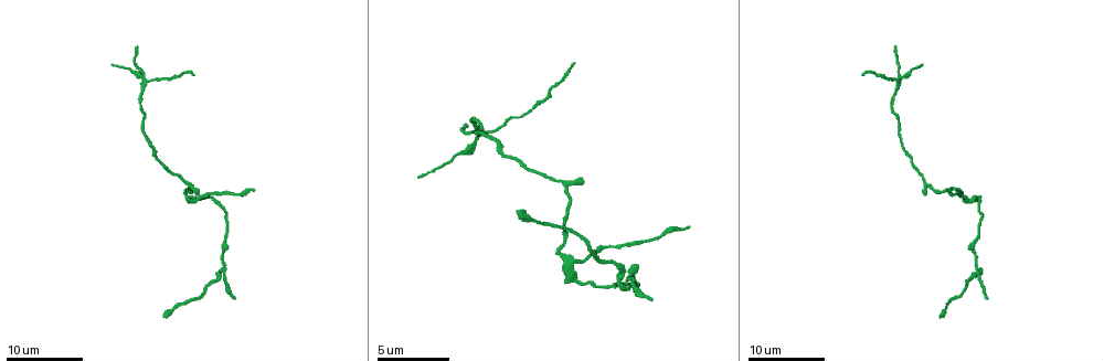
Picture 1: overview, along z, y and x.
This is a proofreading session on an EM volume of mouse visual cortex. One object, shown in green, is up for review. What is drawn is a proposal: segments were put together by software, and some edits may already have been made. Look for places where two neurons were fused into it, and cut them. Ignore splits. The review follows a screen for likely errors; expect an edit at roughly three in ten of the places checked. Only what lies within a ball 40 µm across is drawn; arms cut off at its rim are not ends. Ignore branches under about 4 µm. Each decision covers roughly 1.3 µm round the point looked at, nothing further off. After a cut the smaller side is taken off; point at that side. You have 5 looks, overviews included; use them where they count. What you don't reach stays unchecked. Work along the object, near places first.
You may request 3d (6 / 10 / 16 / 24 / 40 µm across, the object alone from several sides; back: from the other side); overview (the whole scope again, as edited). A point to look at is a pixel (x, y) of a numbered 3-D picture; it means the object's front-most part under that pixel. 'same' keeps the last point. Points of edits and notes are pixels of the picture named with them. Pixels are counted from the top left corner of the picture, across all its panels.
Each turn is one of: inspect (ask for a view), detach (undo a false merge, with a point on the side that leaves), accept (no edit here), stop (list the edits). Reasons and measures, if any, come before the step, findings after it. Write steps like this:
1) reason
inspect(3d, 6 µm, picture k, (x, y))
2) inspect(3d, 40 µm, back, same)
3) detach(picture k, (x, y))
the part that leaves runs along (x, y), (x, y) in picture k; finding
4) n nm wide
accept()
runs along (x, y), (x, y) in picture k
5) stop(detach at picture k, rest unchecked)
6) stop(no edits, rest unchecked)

four arms meet
inspect(3d, 6 µm, picture 1, (193, 200))

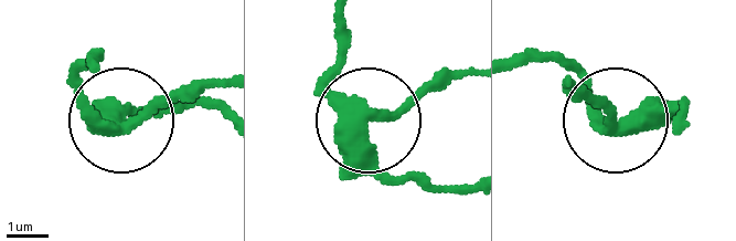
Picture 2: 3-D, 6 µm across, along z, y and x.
420 nm wide
detach(picture 2, (166, 102))
the part that leaves runs along (119, 125), (222, 83) in picture 2; two neurons meet here

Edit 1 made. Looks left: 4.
inspect(overview)

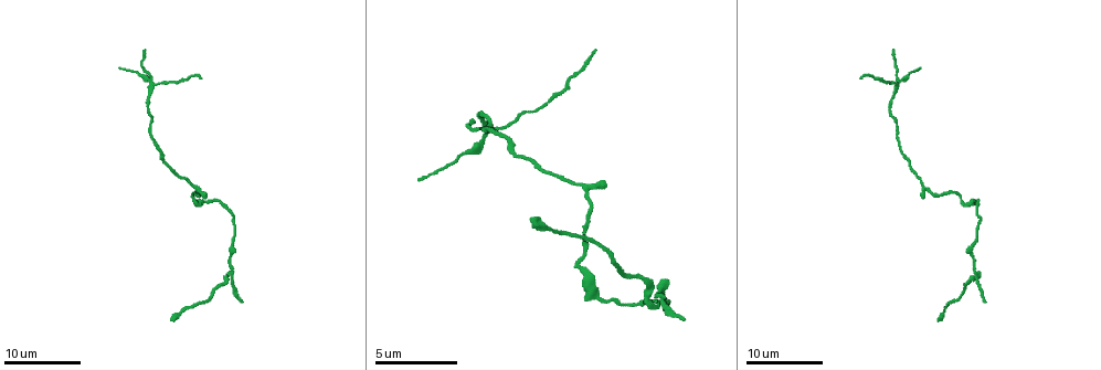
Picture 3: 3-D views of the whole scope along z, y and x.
sudden change in width
inspect(3d, 16 µm, picture 3, (192, 183))

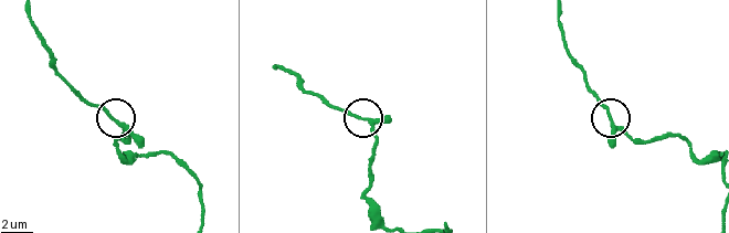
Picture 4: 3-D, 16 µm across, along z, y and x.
3 arms
accept()
one neuron here

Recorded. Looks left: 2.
sudden change in width
inspect(3d, 6 µm, picture 3, (165, 164))

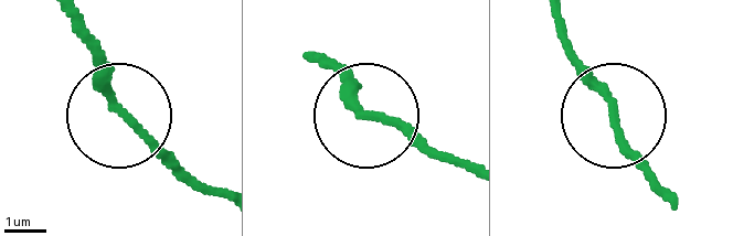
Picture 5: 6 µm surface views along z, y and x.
inspect(3d, 6 µm, back, picture 5, (121, 109))

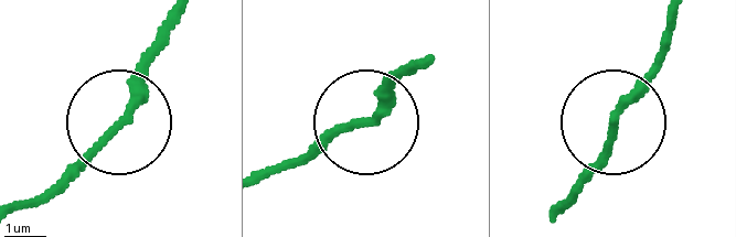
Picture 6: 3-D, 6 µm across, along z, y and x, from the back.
accept()
runs along (557, 214), (662, 50) in picture 6; continuous, no second neuron

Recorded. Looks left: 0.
stop(detach at picture 2, rest unchecked)

